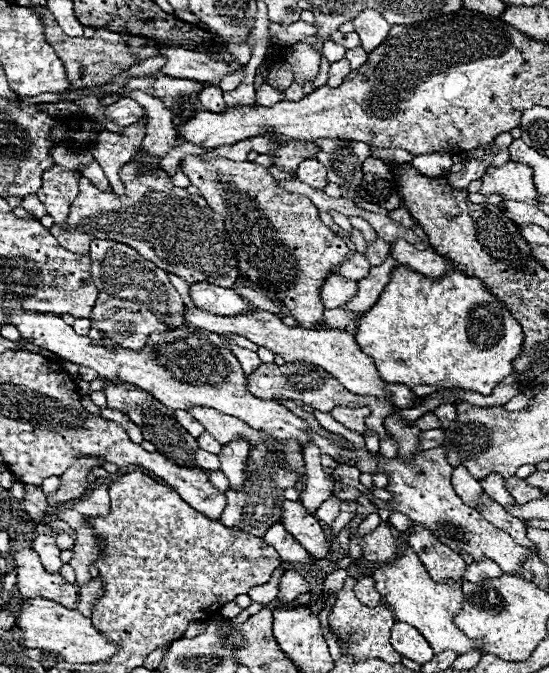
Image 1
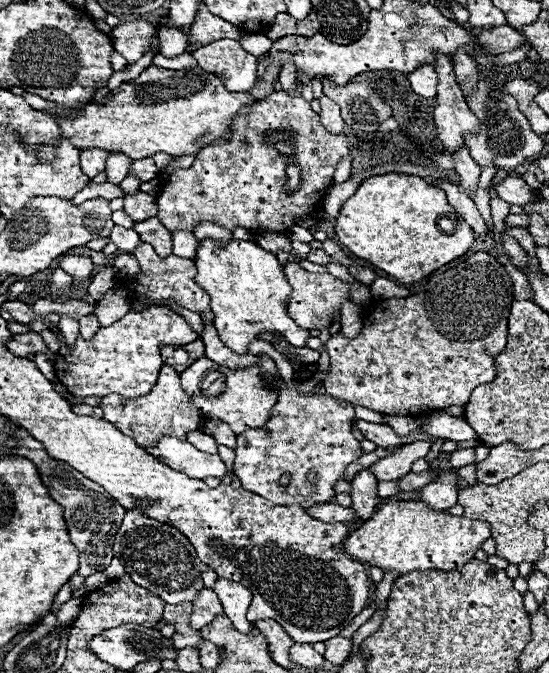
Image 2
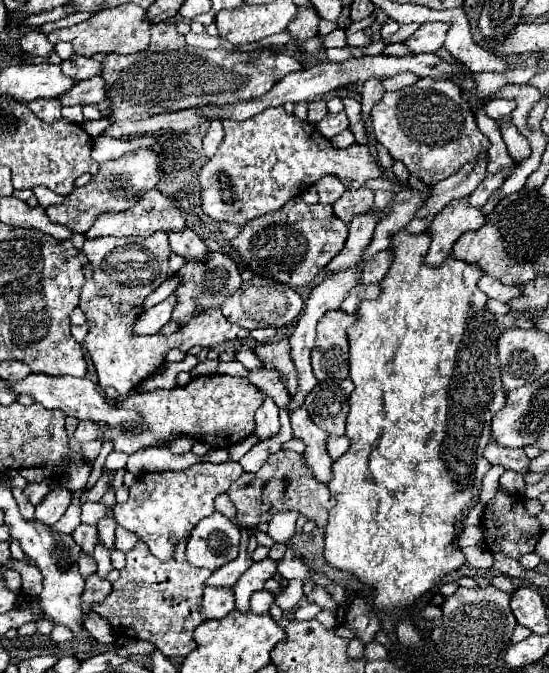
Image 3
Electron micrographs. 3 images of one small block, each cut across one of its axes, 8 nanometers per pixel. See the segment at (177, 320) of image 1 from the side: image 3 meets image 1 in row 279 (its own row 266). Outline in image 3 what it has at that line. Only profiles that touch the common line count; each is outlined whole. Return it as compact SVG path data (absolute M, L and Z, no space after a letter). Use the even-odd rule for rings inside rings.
M154 232L148 238L126 236L126 238L94 238L86 240L82 252L88 256L94 276L88 284L84 284L80 294L80 308L88 320L88 334L84 346L96 366L98 384L102 388L116 388L120 396L130 394L138 382L148 378L158 366L164 362L164 356L170 348L180 348L188 352L192 346L212 348L226 340L242 340L250 336L250 330L228 322L221 310L207 310L198 314L190 324L182 326L180 332L172 336L134 336L130 332L136 310L142 306L144 298L156 290L168 276L168 254L172 252L168 246L166 232Z

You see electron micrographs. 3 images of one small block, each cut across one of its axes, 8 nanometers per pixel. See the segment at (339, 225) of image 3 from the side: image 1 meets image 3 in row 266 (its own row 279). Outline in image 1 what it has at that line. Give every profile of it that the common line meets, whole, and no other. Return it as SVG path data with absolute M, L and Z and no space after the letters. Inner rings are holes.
M184 156L180 168L198 186L208 206L224 216L230 242L238 254L240 276L274 292L290 316L298 320L298 326L316 328L324 312L320 288L330 270L344 262L348 246L322 224L312 200L282 190L268 168L254 162Z

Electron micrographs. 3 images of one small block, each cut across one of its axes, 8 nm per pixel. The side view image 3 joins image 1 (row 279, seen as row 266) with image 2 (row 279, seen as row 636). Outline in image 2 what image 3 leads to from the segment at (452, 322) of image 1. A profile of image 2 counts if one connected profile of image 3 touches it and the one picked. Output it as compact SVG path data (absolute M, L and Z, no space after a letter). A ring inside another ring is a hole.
M398 172L370 176L358 186L354 196L350 196L342 204L342 210L336 218L336 236L354 256L372 262L402 284L418 282L434 270L442 268L444 264L464 256L474 242L472 226L466 224L464 218L456 214L456 210L448 204L444 190L428 184L420 176L408 176Z

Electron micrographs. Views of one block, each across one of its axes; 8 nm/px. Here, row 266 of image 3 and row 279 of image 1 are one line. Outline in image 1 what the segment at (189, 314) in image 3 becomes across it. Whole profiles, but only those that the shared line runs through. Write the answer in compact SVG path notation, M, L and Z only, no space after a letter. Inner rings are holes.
M130 160L118 170L124 182L122 196L112 190L98 190L88 178L80 178L80 194L72 202L66 226L54 224L50 228L60 246L74 254L88 254L92 240L108 238L132 246L140 256L180 276L186 284L216 282L216 286L234 286L240 272L220 214L216 214L202 196L188 194L184 188L174 186L166 172L154 170L140 174L140 168L140 162Z

